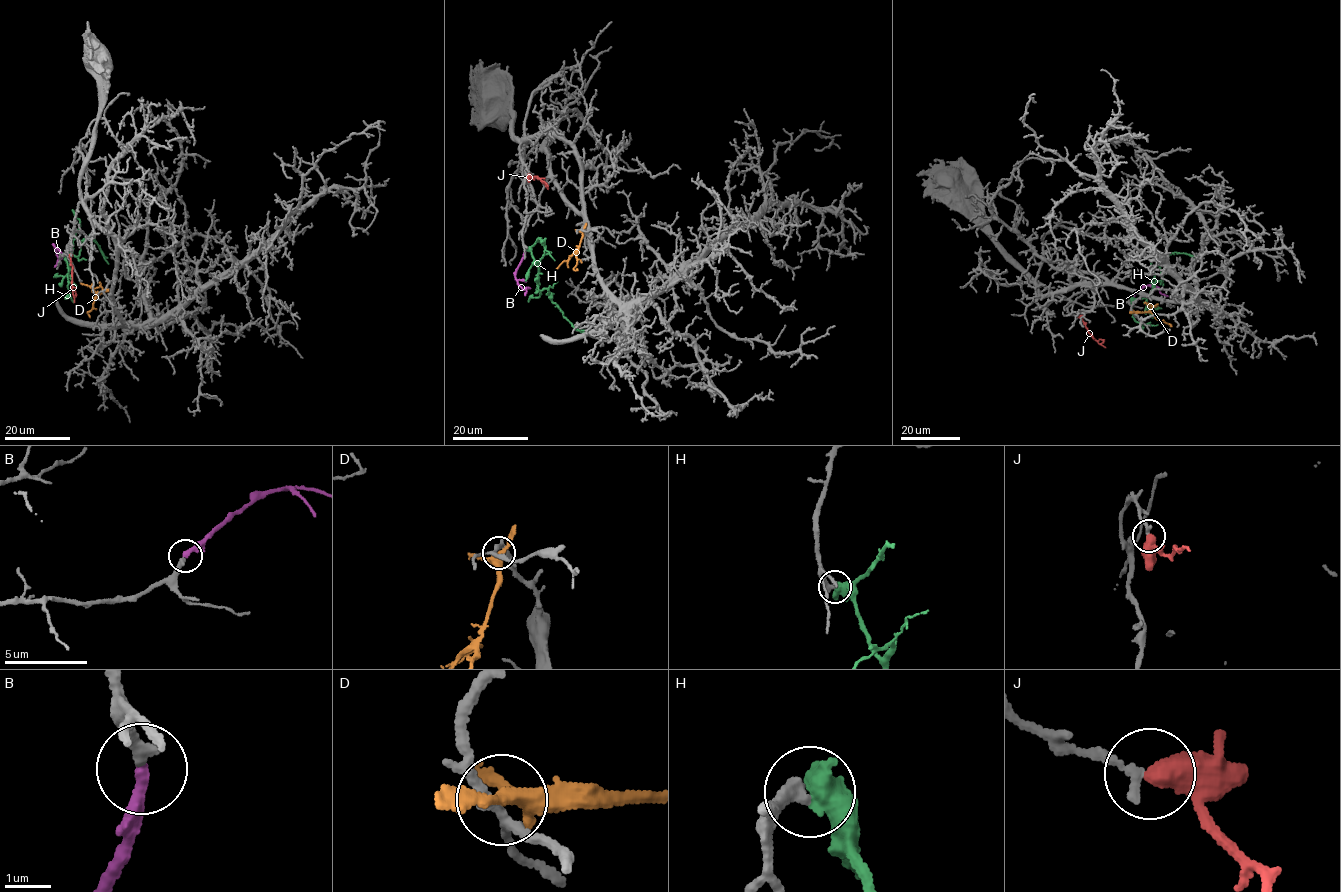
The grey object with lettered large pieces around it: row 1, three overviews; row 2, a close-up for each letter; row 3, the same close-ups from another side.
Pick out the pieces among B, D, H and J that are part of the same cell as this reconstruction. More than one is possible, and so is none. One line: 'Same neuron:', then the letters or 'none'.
Same neuron: B

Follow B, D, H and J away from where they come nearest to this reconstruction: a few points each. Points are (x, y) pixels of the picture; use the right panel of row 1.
B: (1130, 297), (1146, 286), (1153, 285), (1168, 296)
D: (1134, 312), (1152, 313), (1170, 326)
H: (1130, 298), (1148, 296), (1153, 285), (1160, 281), (1159, 264), (1166, 256), (1184, 253), (1196, 260)
J: (1077, 316), (1085, 323), (1091, 337), (1105, 347)

